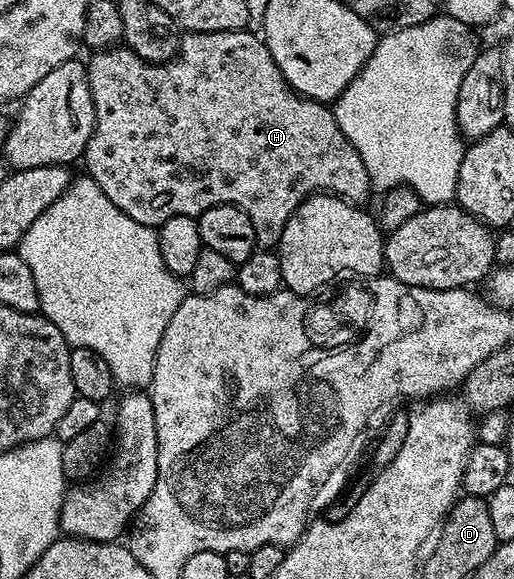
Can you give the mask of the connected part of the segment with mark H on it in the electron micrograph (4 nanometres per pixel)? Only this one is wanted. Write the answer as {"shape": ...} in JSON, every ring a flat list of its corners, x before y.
{"shape":[[251,30,243,31,194,31,185,34,180,41,180,49,175,59,166,63,147,63,142,57,138,57,133,51,128,50,127,46,117,45,109,47,103,51,95,52,91,56,92,60,87,60,88,84,90,85,90,93,94,101,94,113,96,120,94,121,94,133,90,137,90,141,86,145,82,156,82,164,86,170,87,178,98,185,98,189,102,189,102,193,106,193,106,197,110,197,110,201,114,201,114,205,118,209,122,209,122,213,126,213,126,217,130,217,134,221,138,221,142,225,153,229,159,229,166,221,170,221,170,217,199,217,203,211,210,209,214,205,234,205,238,209,242,209,242,213,246,213,246,217,250,217,250,225,254,225,254,233,256,234,257,244,264,249,272,249,277,246,282,237,282,229,286,229,286,221,290,221,290,217,298,209,298,205,303,203,310,195,317,193,331,193,340,196,341,199,347,199,353,205,364,205,368,199,368,194,373,194,374,188,370,177,366,173,366,165,362,165,362,157,358,157,358,149,354,149,354,145,350,145,350,141,346,141,346,133,342,133,342,129,338,129,338,121,336,120,336,112,331,106,319,103,316,99,306,99,303,95,297,95,292,87,284,78,278,69,278,65,274,61,274,57,270,57,270,49,265,45,263,38,259,34,253,33]]}

